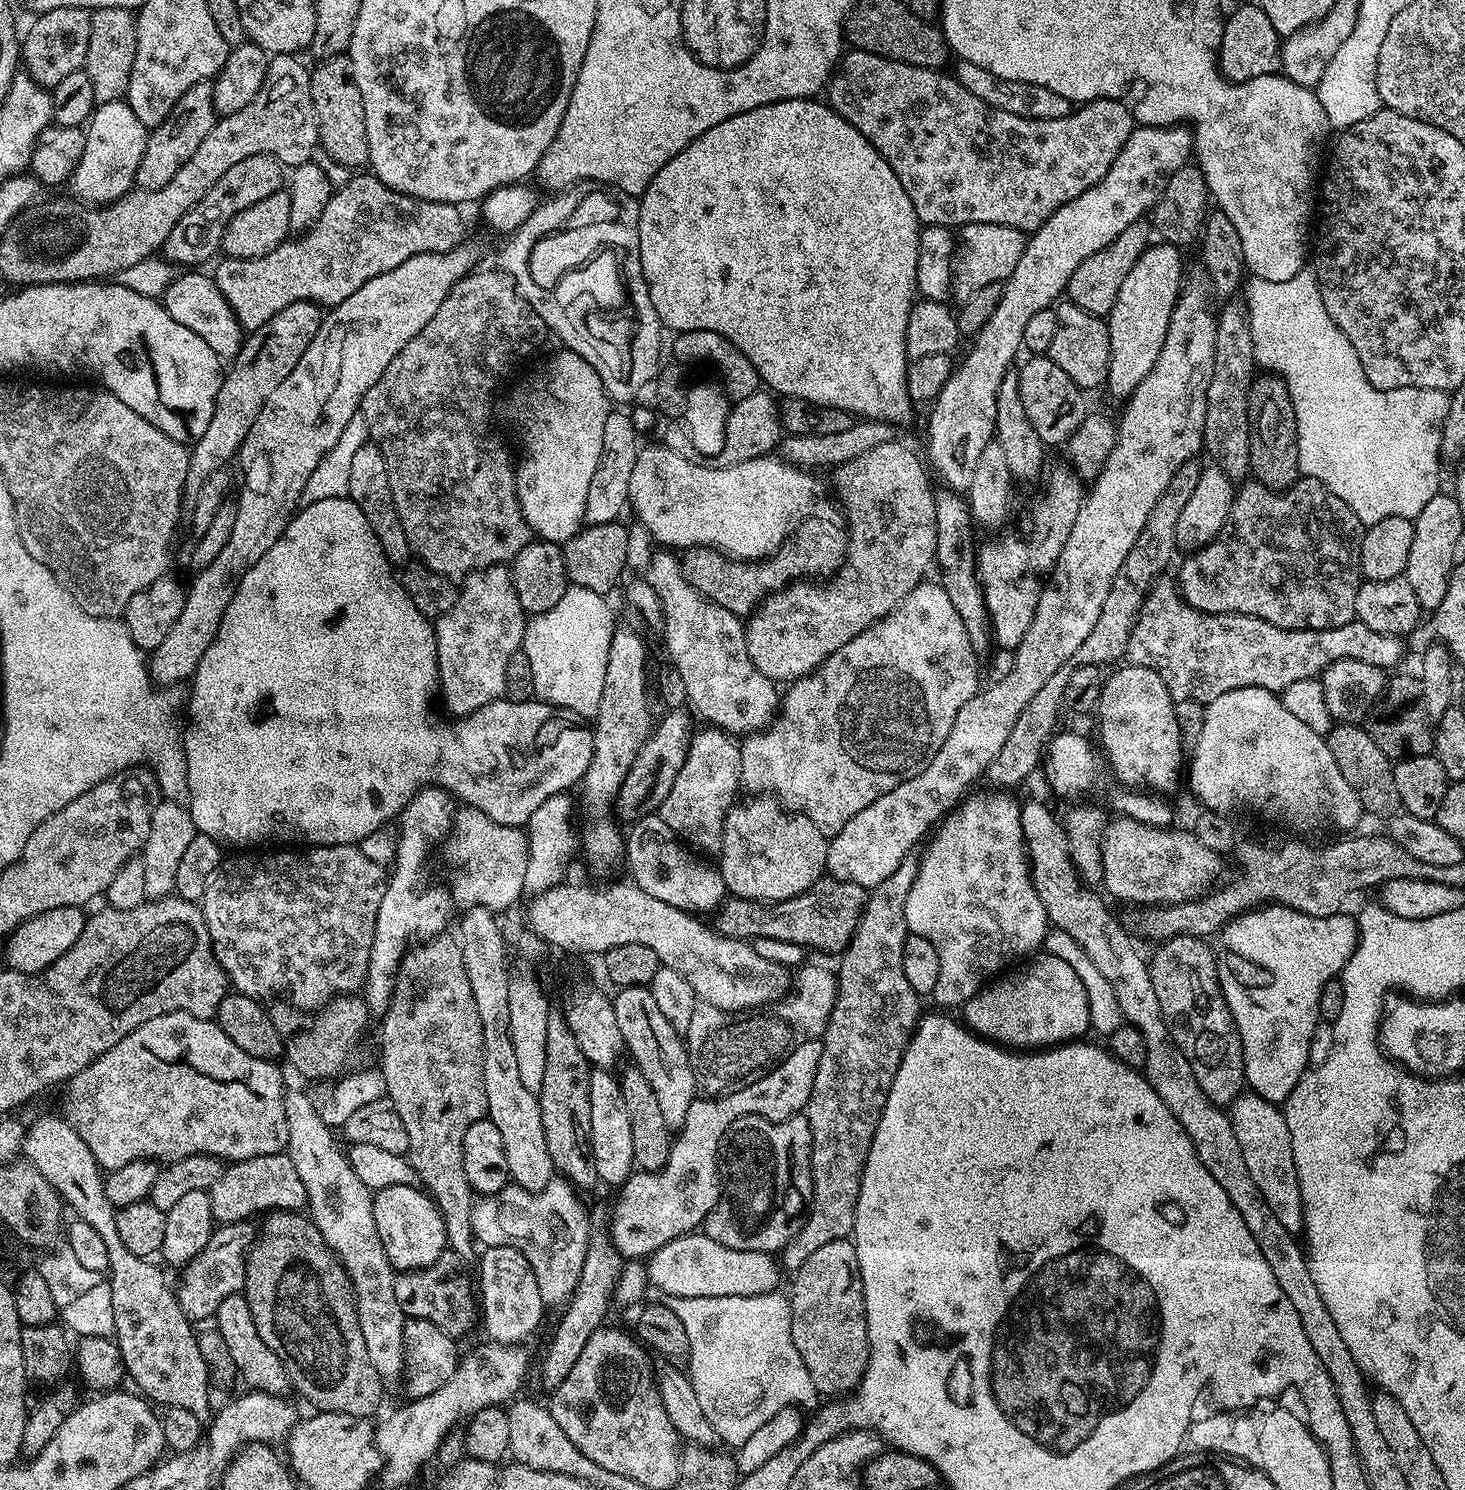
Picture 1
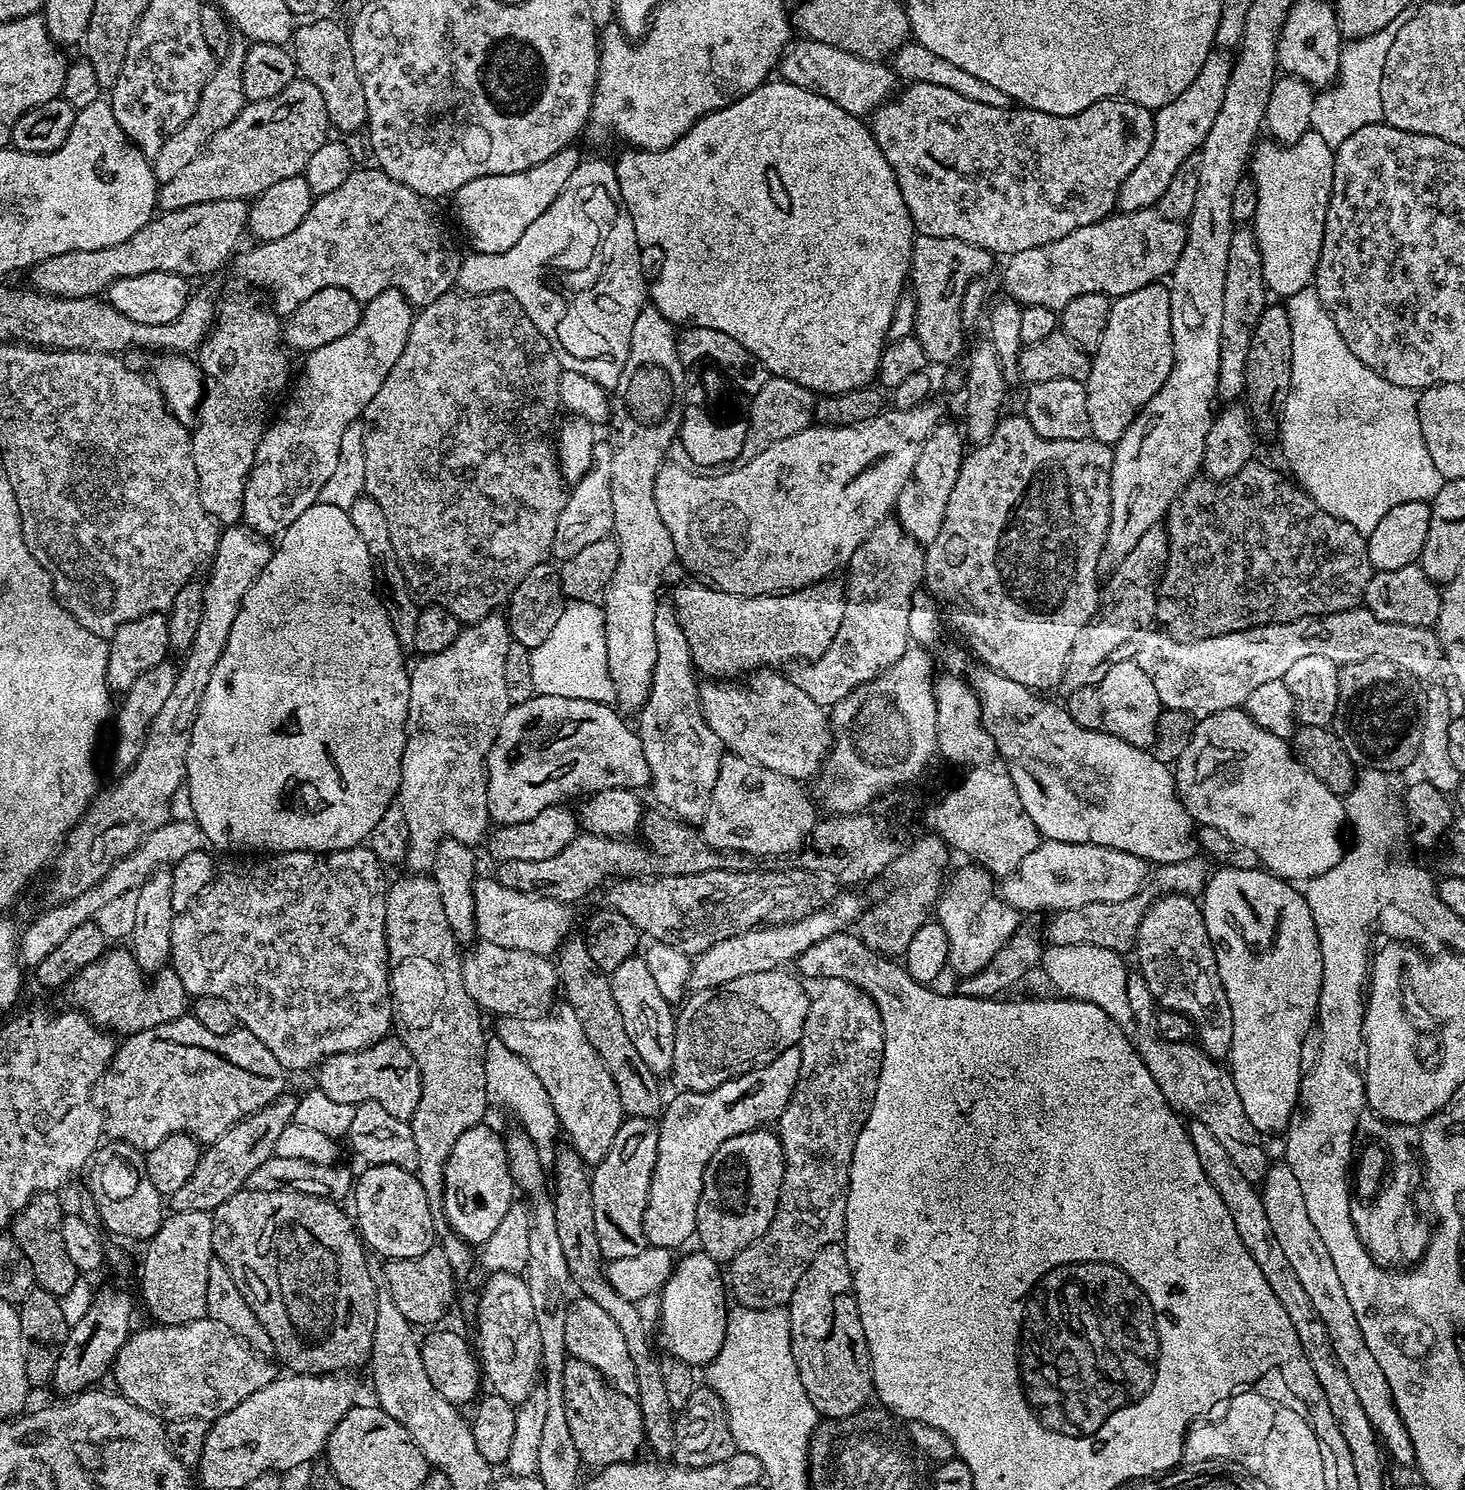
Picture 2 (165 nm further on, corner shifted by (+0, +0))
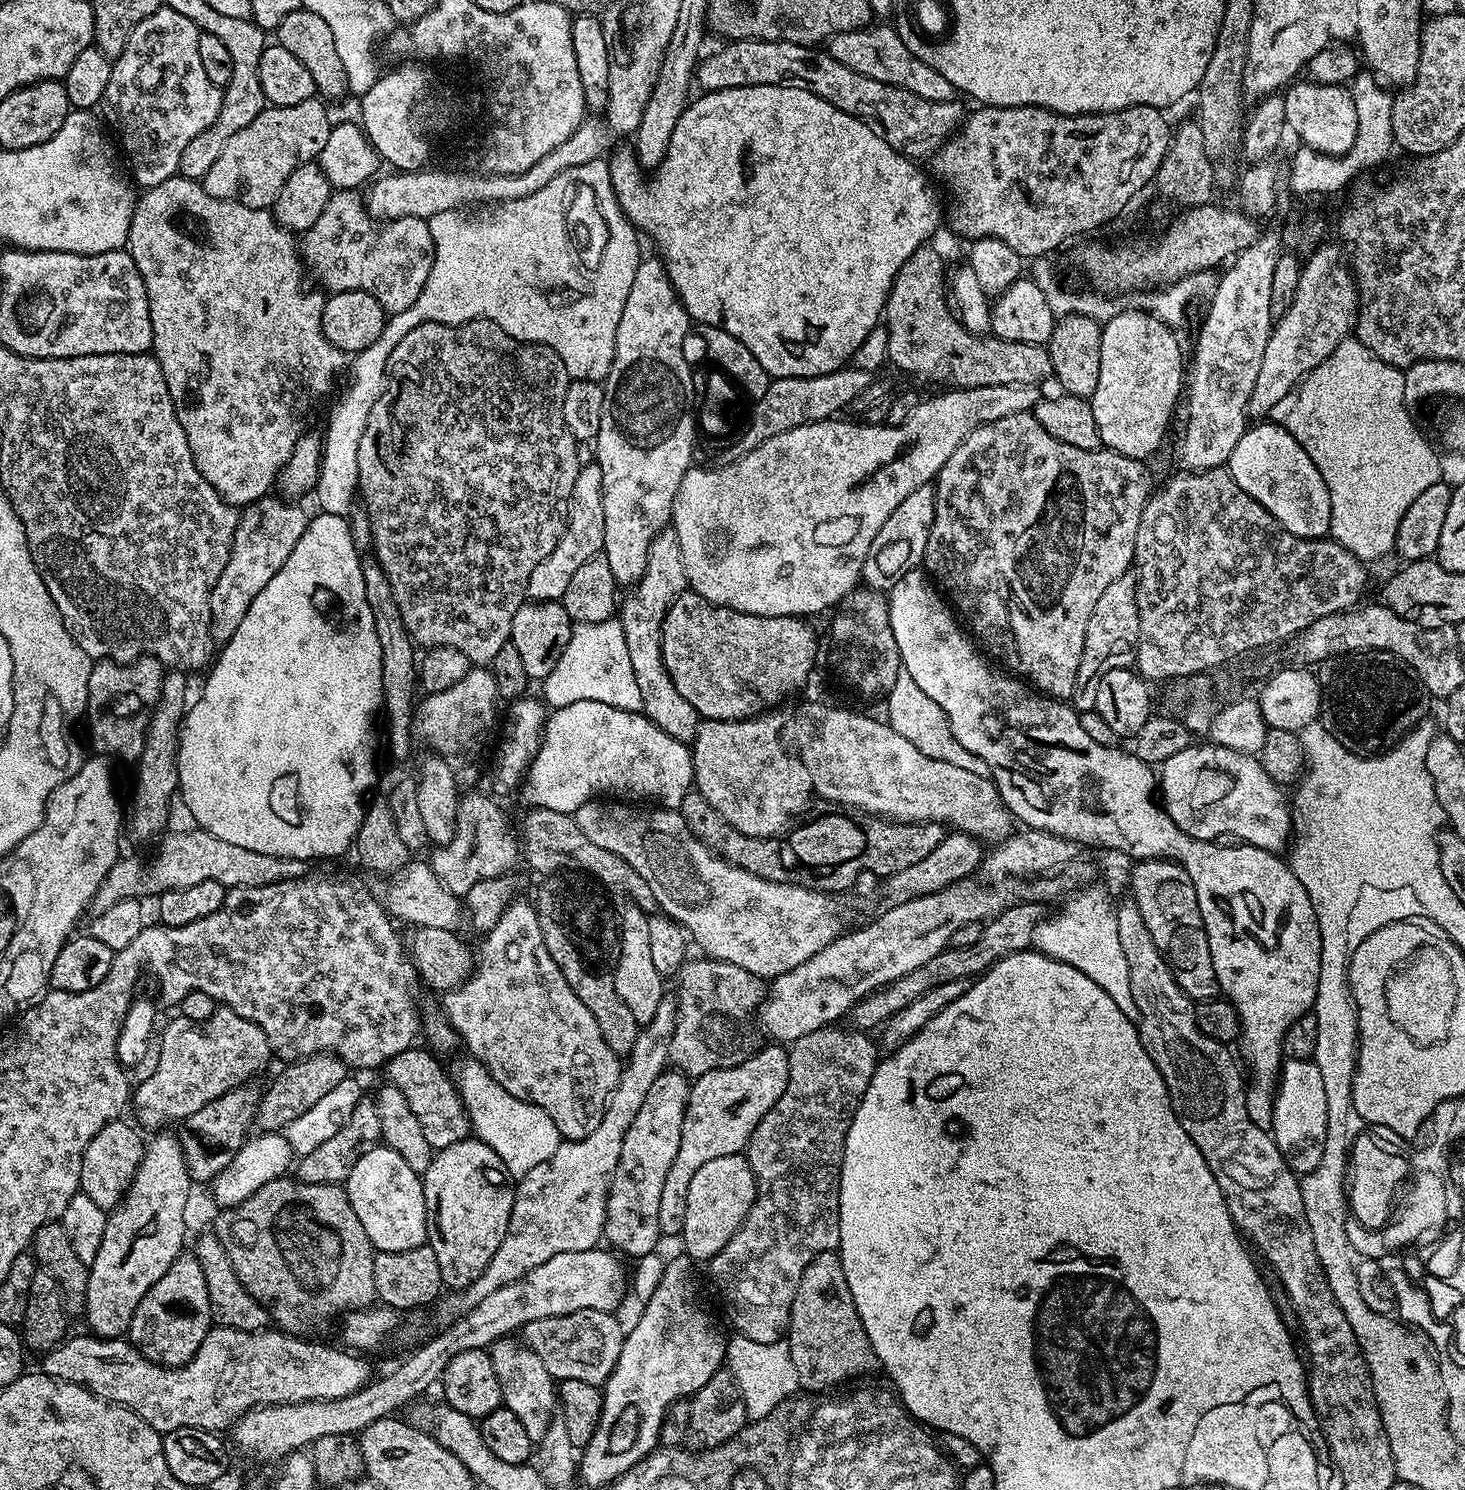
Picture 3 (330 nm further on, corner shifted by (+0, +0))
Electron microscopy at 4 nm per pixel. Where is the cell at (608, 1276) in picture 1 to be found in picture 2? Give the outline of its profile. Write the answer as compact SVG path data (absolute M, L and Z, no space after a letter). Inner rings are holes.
M637 1116L627 1117L618 1126L618 1134L614 1134L614 1142L610 1146L606 1158L602 1158L602 1162L598 1162L591 1169L592 1193L594 1194L594 1230L598 1230L598 1246L600 1247L601 1257L603 1257L605 1261L611 1262L618 1258L634 1258L634 1254L642 1254L642 1250L649 1247L648 1239L644 1233L644 1215L646 1214L646 1206L648 1205L648 1199L650 1198L652 1175L654 1174L654 1168L658 1162L659 1134L660 1130L656 1120L647 1120L646 1118L638 1118Z

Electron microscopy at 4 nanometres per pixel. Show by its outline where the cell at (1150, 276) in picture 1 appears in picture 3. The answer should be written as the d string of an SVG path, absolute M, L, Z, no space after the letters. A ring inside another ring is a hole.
M1133 306L1129 312L1124 310L1117 311L1116 315L1109 316L1103 321L1100 333L1102 334L1102 358L1098 366L1098 386L1094 386L1094 394L1090 397L1090 403L1094 410L1094 422L1098 422L1098 434L1103 447L1110 449L1111 452L1122 454L1126 458L1147 461L1148 456L1152 455L1164 440L1164 434L1168 430L1168 423L1172 420L1172 411L1177 411L1178 401L1182 396L1182 385L1186 380L1186 352L1180 349L1180 344L1176 341L1177 333L1163 324L1158 318L1154 318L1151 312L1141 310Z

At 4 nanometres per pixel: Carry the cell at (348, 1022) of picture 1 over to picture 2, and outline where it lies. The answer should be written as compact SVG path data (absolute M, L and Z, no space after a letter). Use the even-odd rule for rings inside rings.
M399 1038L379 1040L372 1048L360 1052L334 1054L318 1066L315 1083L334 1102L358 1105L362 1102L378 1102L386 1106L394 1118L411 1121L414 1110L418 1110L418 1100L422 1098L422 1074L418 1062Z

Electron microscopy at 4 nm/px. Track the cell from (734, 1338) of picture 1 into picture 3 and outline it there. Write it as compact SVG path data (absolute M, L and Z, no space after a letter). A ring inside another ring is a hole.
M739 1334L733 1337L728 1340L726 1368L736 1379L736 1385L742 1394L742 1402L746 1406L749 1417L759 1418L770 1414L770 1410L774 1410L778 1402L797 1395L800 1379L798 1370L794 1370L794 1362L790 1358L787 1343L754 1342L754 1338L746 1338Z

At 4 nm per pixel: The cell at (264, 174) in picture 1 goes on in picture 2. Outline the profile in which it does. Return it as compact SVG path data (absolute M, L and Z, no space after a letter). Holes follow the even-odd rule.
M222 198L218 202L202 202L198 206L164 212L124 242L100 250L66 251L33 265L28 272L31 287L52 296L84 297L103 293L114 281L142 274L169 272L189 278L208 276L231 258L232 251L234 256L236 243L246 236L249 207L248 200Z

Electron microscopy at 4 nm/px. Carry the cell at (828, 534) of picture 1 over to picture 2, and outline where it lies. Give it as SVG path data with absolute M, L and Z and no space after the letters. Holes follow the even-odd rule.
M832 578L775 596L739 596L719 591L703 579L688 579L692 580L682 581L673 590L670 602L676 607L682 634L690 642L695 671L705 672L708 678L740 678L743 672L817 660L830 650L848 605L845 585L835 584Z

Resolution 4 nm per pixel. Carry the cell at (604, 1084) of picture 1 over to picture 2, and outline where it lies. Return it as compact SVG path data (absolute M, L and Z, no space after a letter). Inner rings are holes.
M567 1006L558 1008L543 1016L501 1016L495 1021L495 1035L538 1074L542 1086L546 1086L546 1094L555 1097L556 1084L560 1084L560 1096L558 1092L555 1101L563 1135L572 1139L571 1147L585 1164L595 1166L606 1158L618 1126L626 1119L624 1107L618 1102L618 1086L614 1086L610 1070L598 1058L598 1050L590 1046L578 1014Z

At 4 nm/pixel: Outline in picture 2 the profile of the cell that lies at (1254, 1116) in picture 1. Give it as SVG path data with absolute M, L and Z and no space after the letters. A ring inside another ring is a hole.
M1286 1162L1279 1163L1269 1163L1268 1172L1259 1189L1262 1202L1266 1206L1266 1219L1282 1246L1282 1254L1286 1254L1290 1267L1294 1269L1298 1283L1305 1288L1314 1310L1318 1310L1318 1318L1322 1318L1326 1326L1326 1334L1330 1338L1330 1346L1338 1363L1342 1365L1342 1370L1346 1370L1346 1378L1358 1394L1358 1402L1362 1402L1362 1410L1366 1410L1366 1418L1370 1418L1370 1426L1374 1426L1387 1455L1391 1459L1393 1456L1400 1464L1415 1465L1414 1442L1410 1442L1410 1434L1398 1412L1390 1382L1386 1382L1382 1366L1378 1366L1374 1354L1370 1354L1370 1346L1366 1346L1366 1338L1362 1338L1362 1326L1358 1326L1358 1317L1354 1315L1354 1309L1346 1298L1346 1289L1338 1278L1338 1269L1334 1267L1318 1230L1314 1230L1310 1214L1306 1214L1306 1201L1302 1198L1298 1178L1294 1178L1294 1170L1290 1170Z

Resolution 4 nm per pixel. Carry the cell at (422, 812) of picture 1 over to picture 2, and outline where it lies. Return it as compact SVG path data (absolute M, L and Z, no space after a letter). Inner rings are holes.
M493 614L482 618L476 624L469 624L461 627L458 638L446 650L438 654L420 656L417 664L411 665L408 677L410 678L410 706L408 707L408 737L406 746L402 750L402 774L400 775L400 790L398 793L398 803L402 814L406 814L406 826L410 829L410 842L408 843L407 867L413 873L424 874L436 863L436 857L440 851L440 844L446 839L454 839L469 846L476 846L476 843L485 839L490 828L490 817L488 815L488 755L498 738L498 730L502 726L502 718L506 718L508 709L508 695L506 694L506 650L514 643L512 633L508 630L508 621L503 615Z

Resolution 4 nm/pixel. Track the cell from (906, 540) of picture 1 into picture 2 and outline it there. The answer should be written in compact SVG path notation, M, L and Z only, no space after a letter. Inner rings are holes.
M886 518L862 542L858 559L851 565L848 580L846 579L846 614L842 618L842 626L838 626L838 634L834 642L830 642L830 650L817 660L810 660L793 667L790 679L798 685L814 702L821 706L831 706L842 702L858 686L870 682L878 674L882 674L910 646L910 606L916 591L924 582L925 549L900 525L895 518Z

